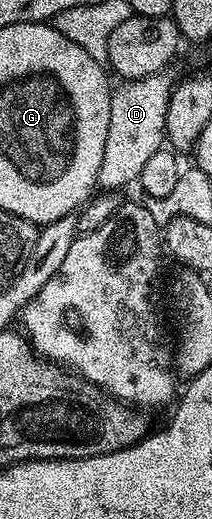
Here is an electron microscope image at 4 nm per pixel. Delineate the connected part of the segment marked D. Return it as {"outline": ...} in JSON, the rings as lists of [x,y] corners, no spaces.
{"outline":[[[166,75],[146,76],[140,80],[126,81],[123,89],[116,91],[111,97],[111,118],[109,134],[105,144],[105,158],[101,160],[101,170],[99,171],[98,187],[103,190],[119,190],[126,184],[134,185],[138,181],[141,170],[145,162],[158,148],[164,147],[167,107],[170,104],[171,93],[173,89],[172,81],[166,80]]]}

